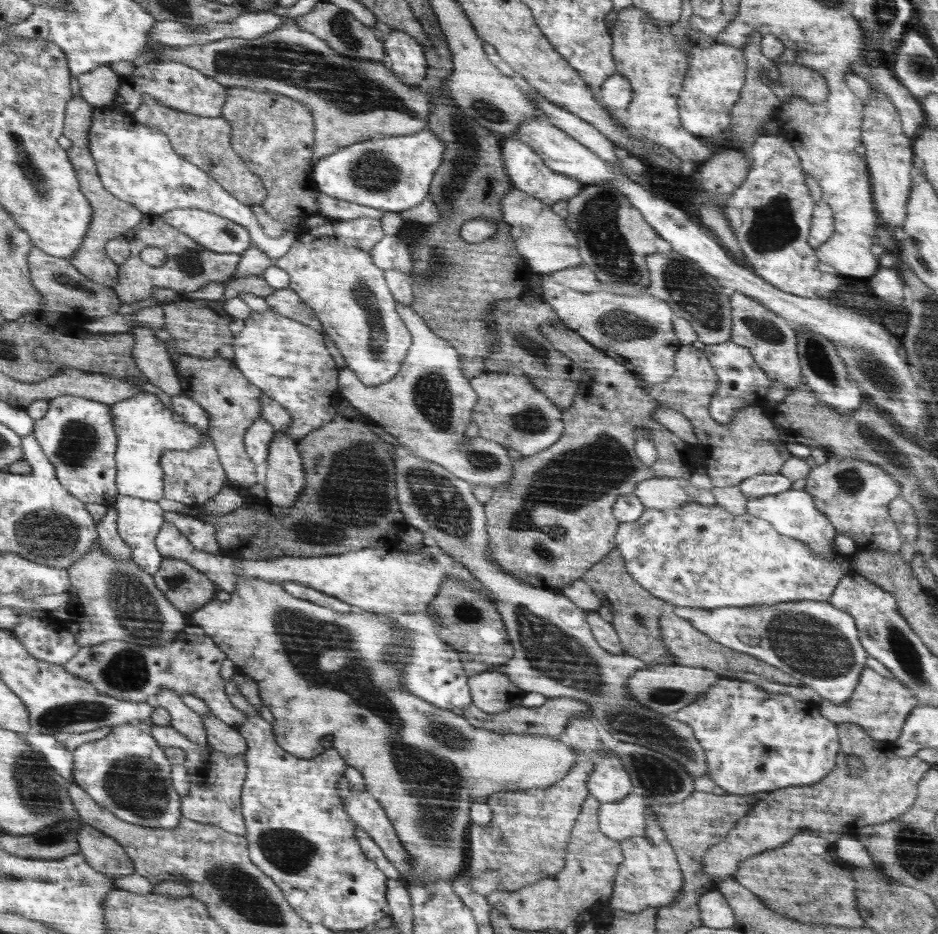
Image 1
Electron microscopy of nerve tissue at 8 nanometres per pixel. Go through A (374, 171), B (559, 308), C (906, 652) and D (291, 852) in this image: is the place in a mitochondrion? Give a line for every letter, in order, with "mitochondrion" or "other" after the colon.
A: mitochondrion
B: other
C: mitochondrion
D: mitochondrion

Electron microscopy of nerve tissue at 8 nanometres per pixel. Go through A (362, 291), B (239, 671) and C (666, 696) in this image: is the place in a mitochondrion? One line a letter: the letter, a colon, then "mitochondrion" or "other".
A: mitochondrion
B: other
C: mitochondrion

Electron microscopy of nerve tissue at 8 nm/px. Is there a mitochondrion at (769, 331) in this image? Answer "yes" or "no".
yes

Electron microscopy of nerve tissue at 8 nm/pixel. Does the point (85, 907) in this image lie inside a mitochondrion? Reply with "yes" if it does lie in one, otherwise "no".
no

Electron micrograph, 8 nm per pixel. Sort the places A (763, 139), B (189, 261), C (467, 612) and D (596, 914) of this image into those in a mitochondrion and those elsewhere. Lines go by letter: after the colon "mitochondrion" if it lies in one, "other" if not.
A: other
B: mitochondrion
C: mitochondrion
D: other

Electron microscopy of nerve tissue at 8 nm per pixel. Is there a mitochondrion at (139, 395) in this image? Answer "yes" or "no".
no

